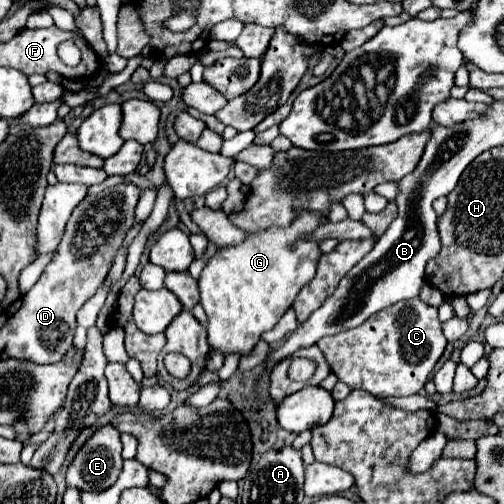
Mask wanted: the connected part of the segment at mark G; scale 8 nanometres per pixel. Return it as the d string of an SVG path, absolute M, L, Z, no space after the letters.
M299 210L291 226L249 234L243 244L219 250L207 262L199 278L199 290L201 306L207 314L207 340L213 350L223 356L247 356L261 340L261 334L277 324L297 292L315 276L321 252L317 242L309 242L303 236L323 222L325 218L317 212Z

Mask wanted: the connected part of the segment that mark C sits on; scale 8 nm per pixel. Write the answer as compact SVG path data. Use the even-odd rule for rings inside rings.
M397 302L375 316L369 316L361 326L325 336L317 342L333 374L351 388L367 390L377 398L411 396L421 392L437 360L441 358L447 340L441 332L437 310L415 310L415 304Z

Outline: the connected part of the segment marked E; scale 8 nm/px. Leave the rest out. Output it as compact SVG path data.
M103 426L99 428L79 450L71 466L67 468L67 486L83 490L83 492L103 492L109 486L115 484L115 480L121 474L123 468L123 458L121 458L121 440L119 440L119 430L113 426Z

